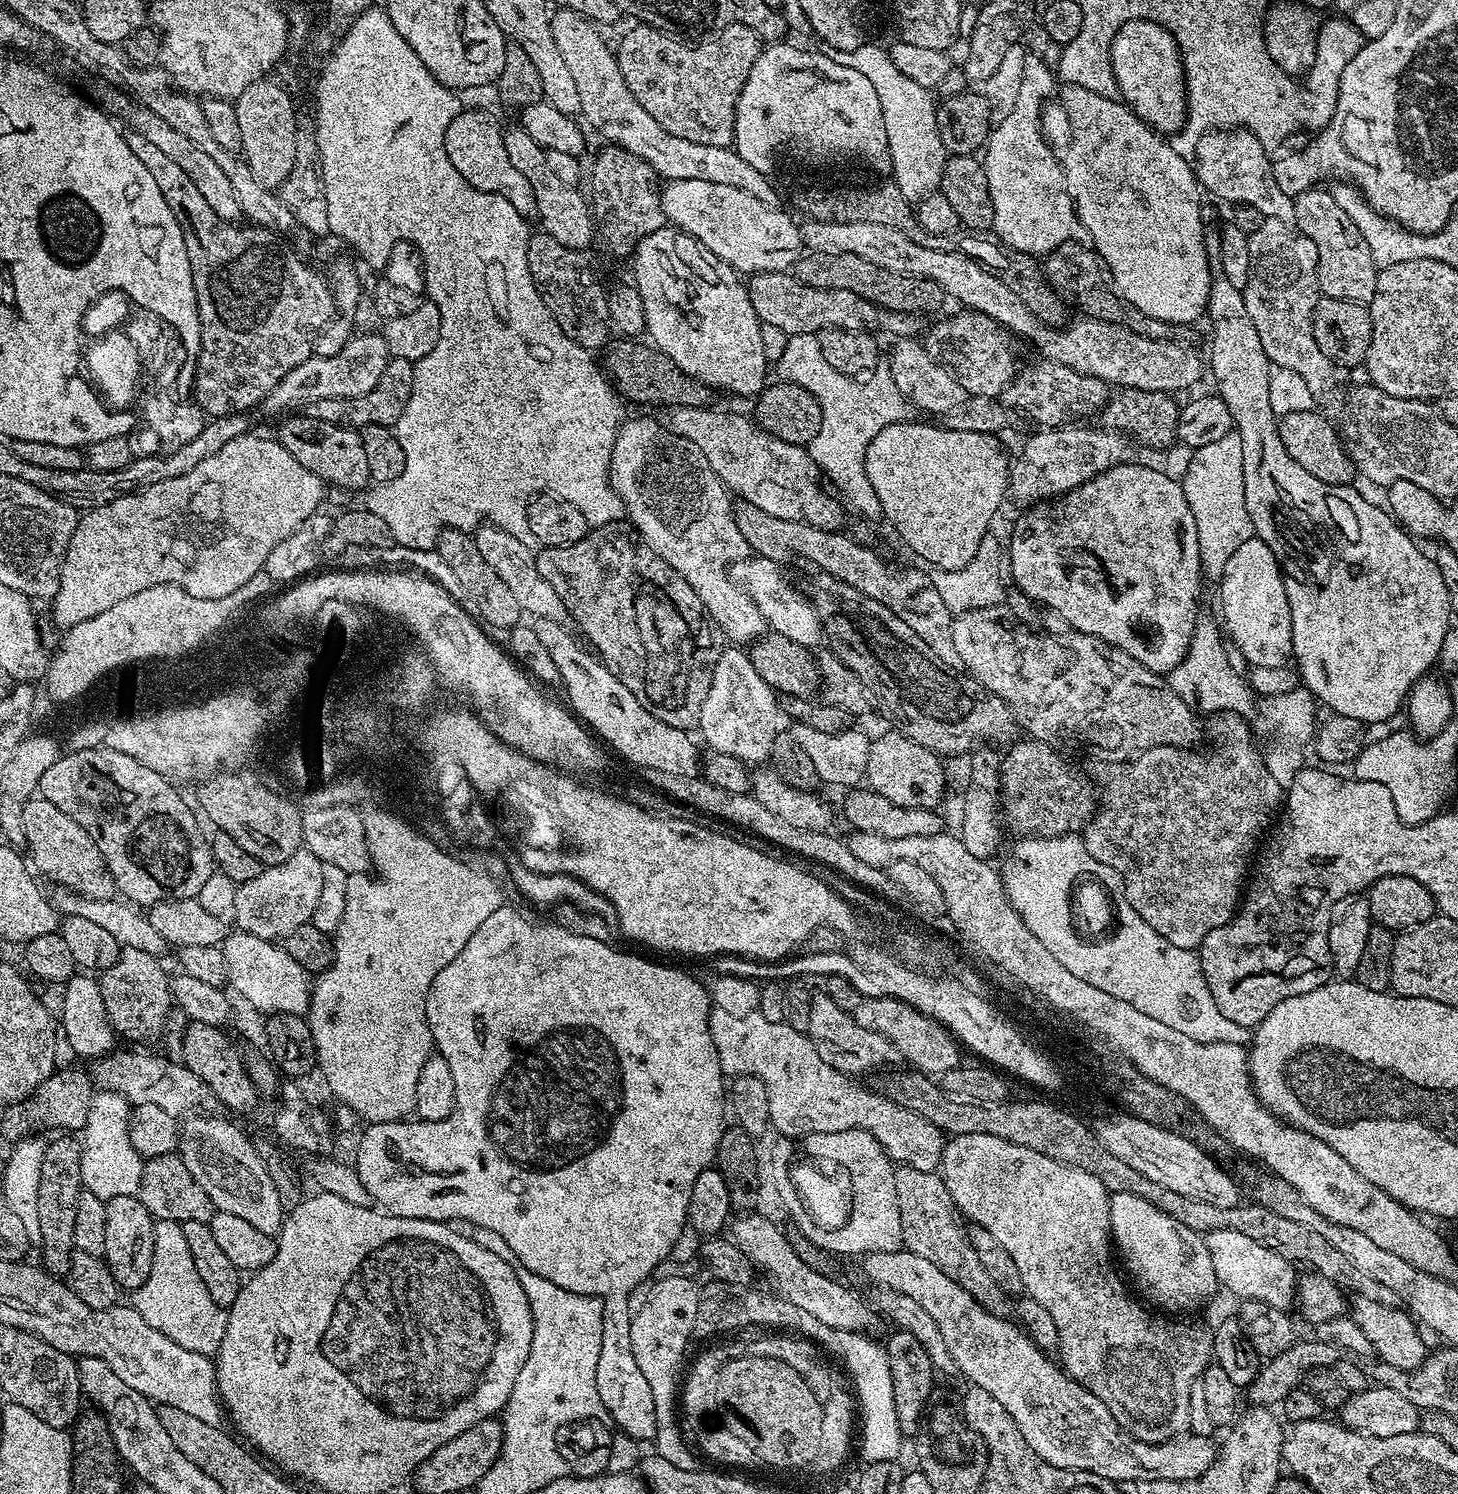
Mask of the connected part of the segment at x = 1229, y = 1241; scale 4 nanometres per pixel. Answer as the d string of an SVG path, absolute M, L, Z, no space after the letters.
M1214 1230L1204 1236L1206 1250L1210 1250L1210 1262L1214 1262L1214 1274L1217 1285L1234 1295L1241 1301L1257 1300L1266 1302L1275 1308L1285 1310L1293 1307L1296 1299L1298 1272L1282 1254L1274 1254L1274 1250L1266 1250L1266 1246L1258 1246L1246 1234L1238 1234L1238 1230Z

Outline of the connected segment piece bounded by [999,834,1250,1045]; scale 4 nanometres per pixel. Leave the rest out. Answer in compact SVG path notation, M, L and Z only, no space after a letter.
M1079 835L1030 836L1017 839L1011 846L1016 852L1008 848L1004 868L999 869L1005 894L1012 892L1008 901L1022 922L1026 922L1030 934L1034 934L1034 938L1038 938L1042 946L1070 970L1070 974L1090 982L1090 986L1098 986L1098 990L1106 990L1113 998L1130 1002L1130 1006L1142 1010L1142 1014L1198 1042L1249 1043L1249 1029L1238 1026L1238 1022L1230 1022L1230 1018L1218 1010L1210 988L1206 986L1199 955L1193 949L1166 942L1166 938L1162 938L1162 934L1130 906L1125 893L1110 898L1118 900L1120 920L1124 924L1120 930L1114 926L1118 936L1110 944L1100 942L1098 948L1096 942L1094 948L1088 948L1074 938L1068 928L1067 885L1079 876L1086 880L1096 860Z

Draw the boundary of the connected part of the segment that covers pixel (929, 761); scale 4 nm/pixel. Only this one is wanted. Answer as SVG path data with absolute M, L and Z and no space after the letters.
M899 730L891 731L871 741L867 787L882 794L882 798L890 798L894 806L939 809L940 799L944 796L945 761L936 753L926 750L926 746L918 746L918 742L903 736Z

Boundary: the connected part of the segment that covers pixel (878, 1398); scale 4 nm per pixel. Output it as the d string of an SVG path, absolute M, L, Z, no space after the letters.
M841 1332L838 1349L844 1359L843 1371L850 1381L855 1403L858 1405L858 1446L868 1462L896 1460L900 1452L902 1433L898 1426L898 1410L894 1406L894 1381L890 1379L888 1349L883 1343L875 1344L871 1335L863 1332Z

